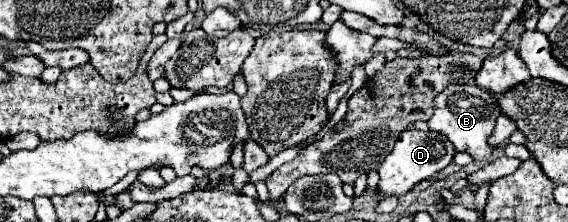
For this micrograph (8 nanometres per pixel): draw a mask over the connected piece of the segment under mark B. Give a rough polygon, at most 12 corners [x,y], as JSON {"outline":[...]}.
{"outline":[[448,84],[428,128],[456,152],[490,158],[500,116],[476,84]]}

